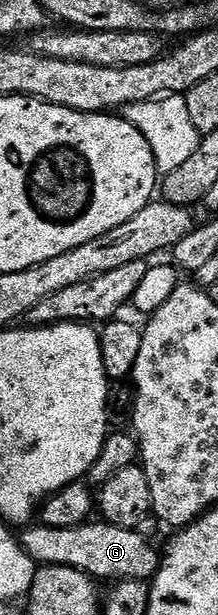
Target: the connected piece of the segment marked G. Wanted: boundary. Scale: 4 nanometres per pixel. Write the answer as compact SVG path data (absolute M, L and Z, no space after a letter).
M104 522L80 524L67 530L55 530L44 526L29 526L20 533L21 547L38 566L54 564L67 566L104 582L122 580L152 581L153 575L161 567L161 556L155 549L154 541L139 538L135 528L120 528Z

